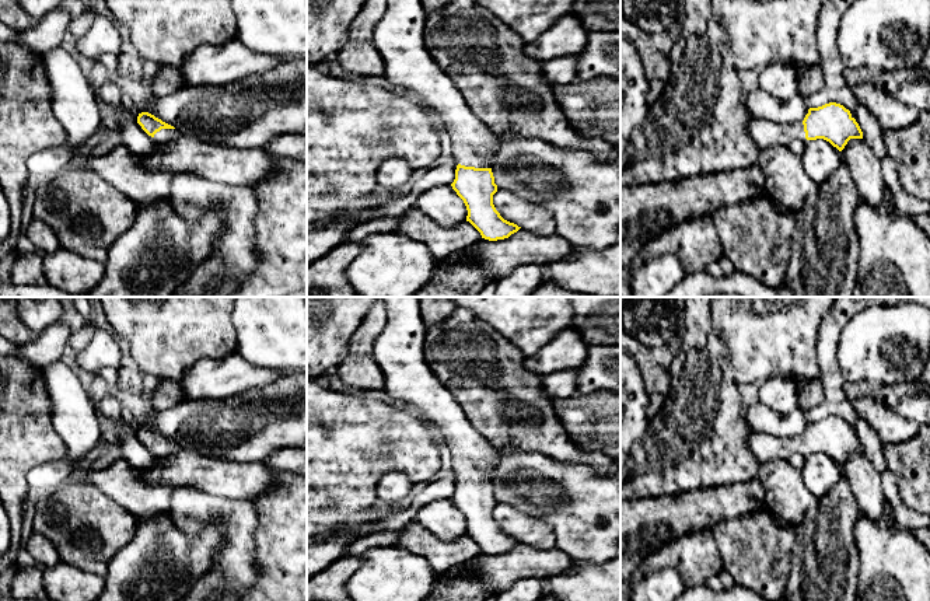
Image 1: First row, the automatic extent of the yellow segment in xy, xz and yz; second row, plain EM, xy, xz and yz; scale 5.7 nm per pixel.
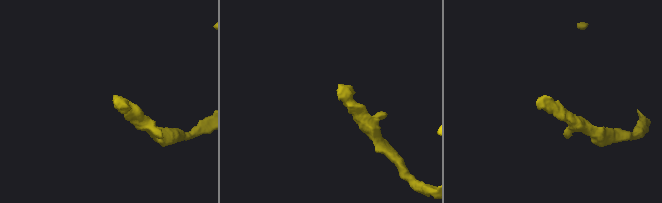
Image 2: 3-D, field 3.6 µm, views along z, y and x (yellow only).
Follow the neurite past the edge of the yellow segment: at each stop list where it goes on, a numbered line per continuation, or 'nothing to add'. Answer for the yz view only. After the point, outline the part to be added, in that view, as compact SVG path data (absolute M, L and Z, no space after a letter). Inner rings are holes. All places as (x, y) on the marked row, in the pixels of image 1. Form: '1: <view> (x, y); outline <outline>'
1: yz (765, 133); outline M758 118L751 119L748 134L761 151L773 146L789 147L797 139L805 140L803 123L779 123Z

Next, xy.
1: xy (164, 133); outline M161 129L160 132L157 132L154 134L154 137L157 140L174 140L181 134L183 134L183 133L181 130L178 130L178 129Z

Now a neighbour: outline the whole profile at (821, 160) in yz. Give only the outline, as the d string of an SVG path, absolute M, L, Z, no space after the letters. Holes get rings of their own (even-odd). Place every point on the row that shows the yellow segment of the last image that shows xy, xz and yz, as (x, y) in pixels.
M824 139L805 140L801 163L807 175L818 185L832 177L843 161L842 151Z

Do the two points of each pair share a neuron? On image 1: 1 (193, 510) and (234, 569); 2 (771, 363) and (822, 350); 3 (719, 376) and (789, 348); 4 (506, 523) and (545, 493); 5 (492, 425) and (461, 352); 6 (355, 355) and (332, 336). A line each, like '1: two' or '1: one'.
1: one
2: two
3: two
4: two
5: one
6: two

